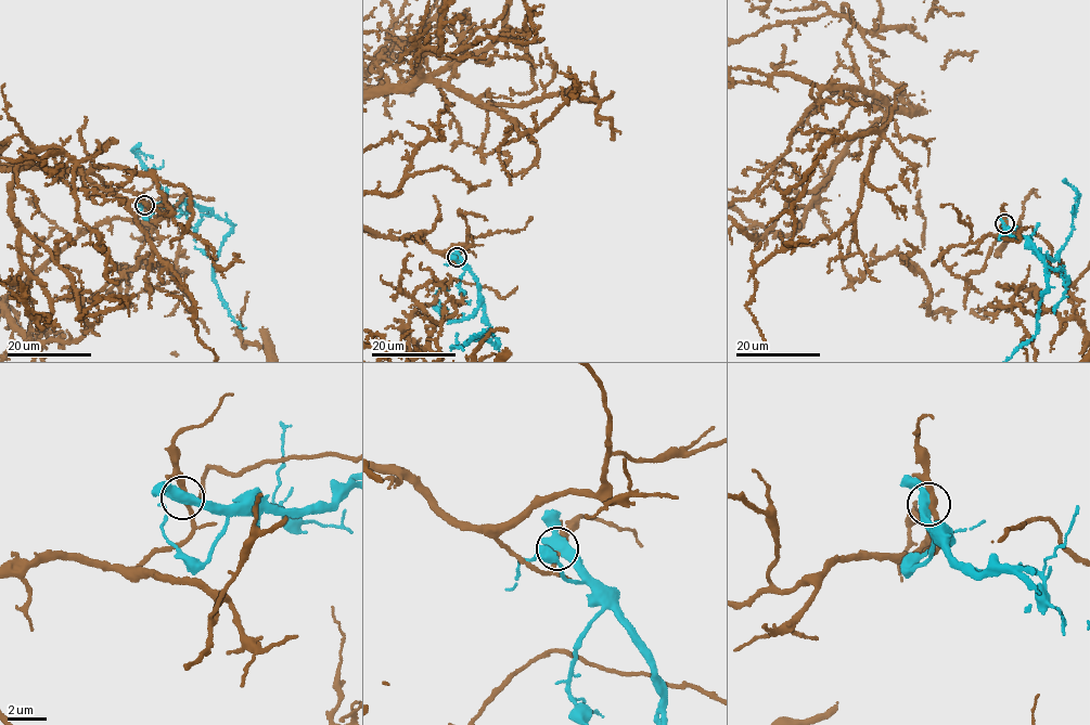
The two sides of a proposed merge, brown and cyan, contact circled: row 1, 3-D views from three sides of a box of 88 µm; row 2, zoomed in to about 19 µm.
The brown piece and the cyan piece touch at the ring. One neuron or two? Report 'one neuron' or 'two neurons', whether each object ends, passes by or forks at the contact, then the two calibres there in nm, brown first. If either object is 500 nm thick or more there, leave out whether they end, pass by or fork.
two neurons | 300/500 nm

